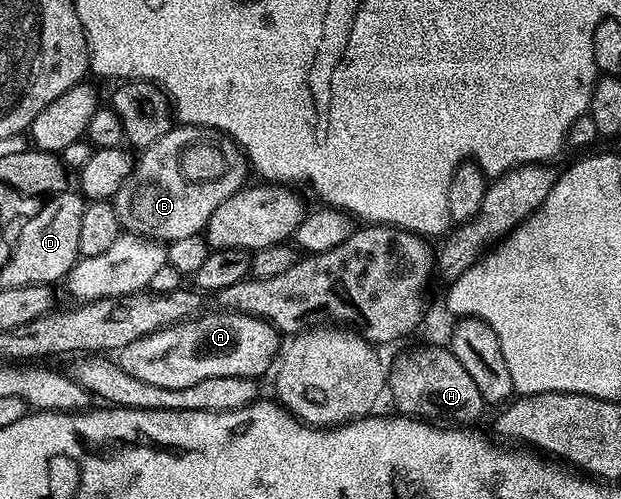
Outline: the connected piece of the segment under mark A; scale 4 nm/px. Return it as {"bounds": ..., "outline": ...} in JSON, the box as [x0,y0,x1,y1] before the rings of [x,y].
{"bounds":[115,311,279,389],"outline":[[[216,311],[217,313],[202,312],[196,317],[191,317],[187,321],[180,321],[178,325],[172,325],[166,329],[147,335],[143,339],[135,339],[135,343],[127,343],[127,347],[123,347],[115,357],[117,365],[123,371],[127,371],[127,375],[131,375],[131,379],[143,379],[143,383],[151,383],[151,387],[167,387],[168,389],[178,389],[179,387],[191,387],[195,383],[203,383],[203,379],[231,379],[232,377],[252,377],[260,378],[260,373],[270,372],[271,366],[274,364],[275,358],[279,353],[279,334],[268,321],[261,321],[257,317],[251,317],[245,313],[227,313],[224,311]]]}

